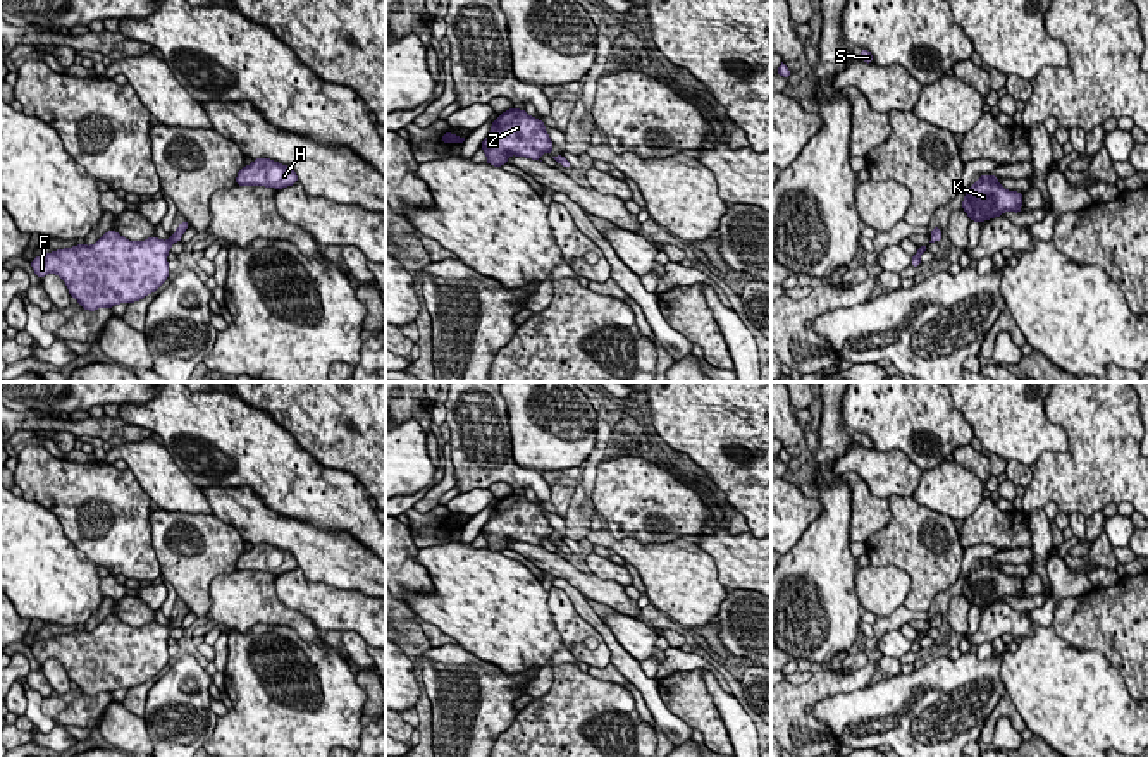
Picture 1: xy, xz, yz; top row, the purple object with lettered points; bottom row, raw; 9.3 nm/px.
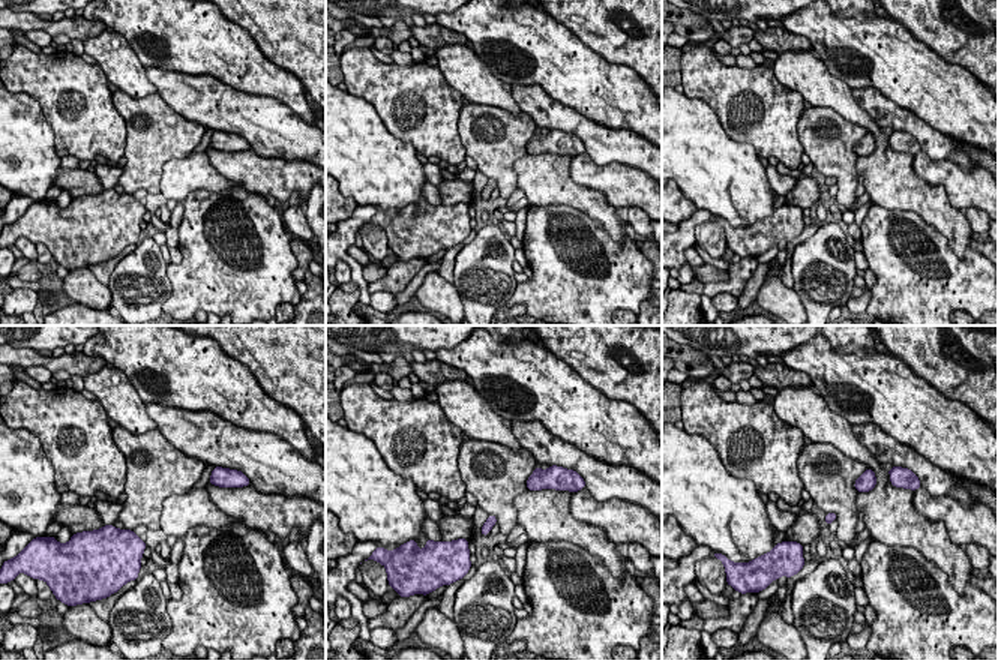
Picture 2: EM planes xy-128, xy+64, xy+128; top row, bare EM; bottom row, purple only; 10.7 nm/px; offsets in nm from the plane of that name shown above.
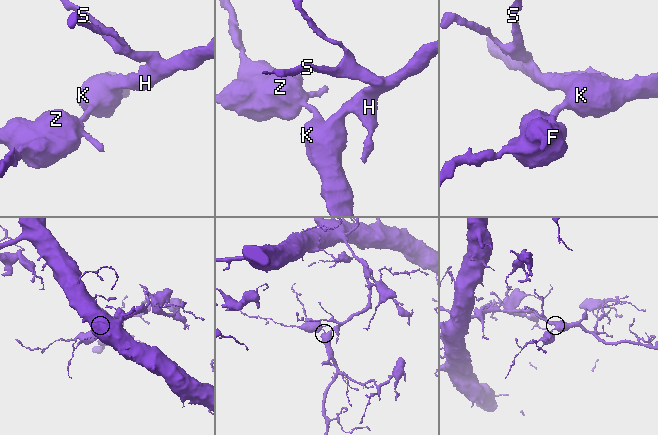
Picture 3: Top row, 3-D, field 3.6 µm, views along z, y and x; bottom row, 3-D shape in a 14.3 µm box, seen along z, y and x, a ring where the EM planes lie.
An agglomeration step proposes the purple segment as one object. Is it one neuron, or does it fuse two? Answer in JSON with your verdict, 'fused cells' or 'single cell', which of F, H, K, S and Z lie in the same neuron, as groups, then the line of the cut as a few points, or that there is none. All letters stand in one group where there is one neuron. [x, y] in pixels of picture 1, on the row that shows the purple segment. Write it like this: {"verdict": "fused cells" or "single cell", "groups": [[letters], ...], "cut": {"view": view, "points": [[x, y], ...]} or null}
{"verdict": "single cell", "groups": [["F", "H", "K", "S", "Z"]], "cut": null}

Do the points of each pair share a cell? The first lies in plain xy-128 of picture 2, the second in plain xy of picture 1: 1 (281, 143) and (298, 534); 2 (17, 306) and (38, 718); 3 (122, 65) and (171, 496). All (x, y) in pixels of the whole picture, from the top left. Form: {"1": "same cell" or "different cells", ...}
{"1": "same cell", "2": "different cells", "3": "same cell"}

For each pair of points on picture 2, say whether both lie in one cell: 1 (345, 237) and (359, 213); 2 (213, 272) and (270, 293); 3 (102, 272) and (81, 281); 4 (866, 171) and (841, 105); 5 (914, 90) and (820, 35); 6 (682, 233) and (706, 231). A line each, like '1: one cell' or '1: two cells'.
1: one cell
2: one cell
3: two cells
4: one cell
5: one cell
6: two cells

